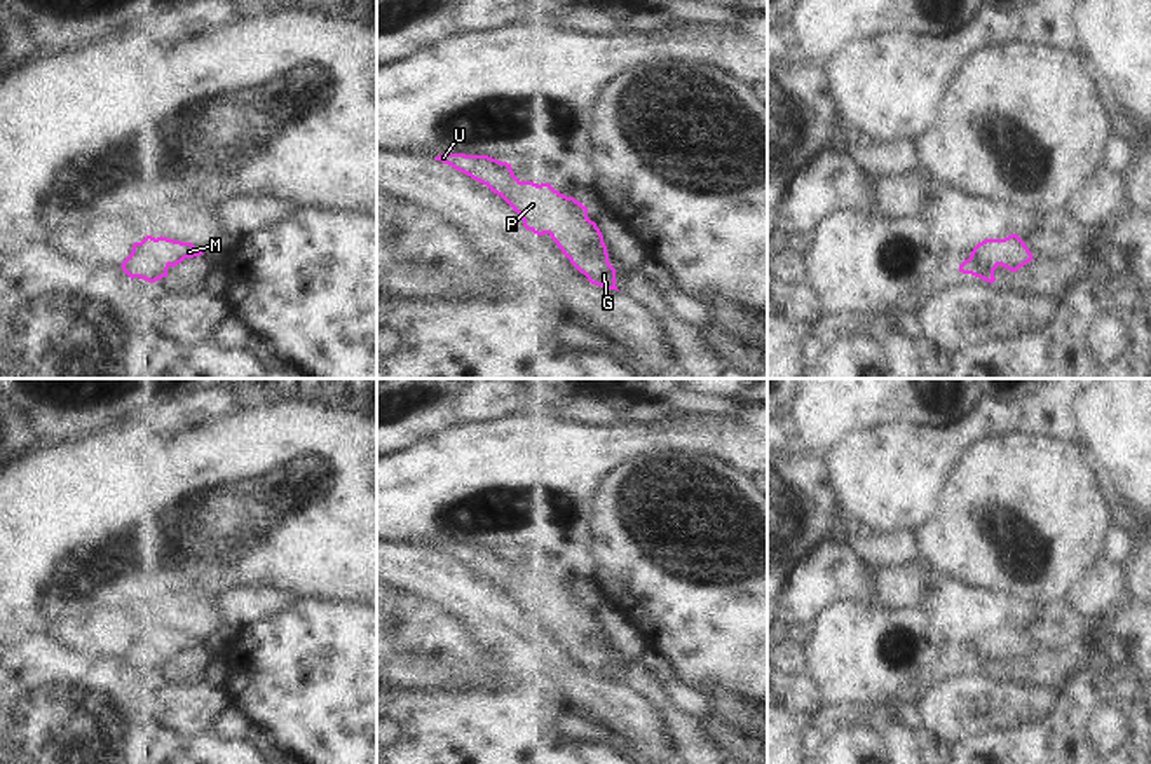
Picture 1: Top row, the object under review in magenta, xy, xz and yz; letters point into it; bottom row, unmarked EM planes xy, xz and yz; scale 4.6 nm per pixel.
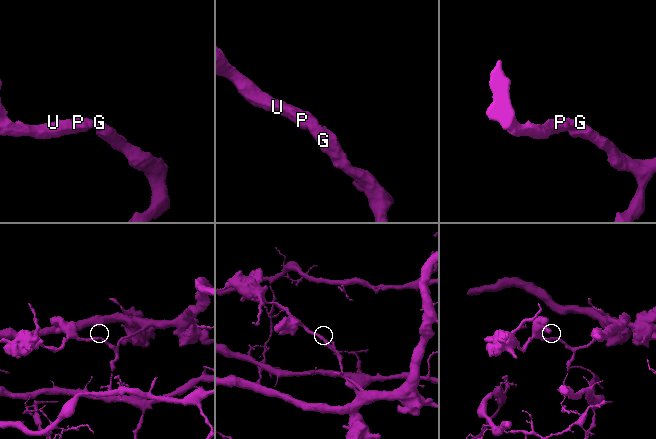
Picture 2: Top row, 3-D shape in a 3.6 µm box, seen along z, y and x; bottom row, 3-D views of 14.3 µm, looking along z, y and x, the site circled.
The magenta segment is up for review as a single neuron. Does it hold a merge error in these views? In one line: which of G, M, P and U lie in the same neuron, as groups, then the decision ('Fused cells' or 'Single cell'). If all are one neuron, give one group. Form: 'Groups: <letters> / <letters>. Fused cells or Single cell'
Groups: G M P U. Single cell.

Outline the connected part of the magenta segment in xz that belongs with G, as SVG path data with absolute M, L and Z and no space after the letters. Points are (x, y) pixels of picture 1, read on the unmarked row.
M441 544L434 548L487 576L501 586L537 626L549 624L570 654L591 675L617 680L603 626L588 609L588 598L555 581L549 574L520 572L511 555L488 546Z

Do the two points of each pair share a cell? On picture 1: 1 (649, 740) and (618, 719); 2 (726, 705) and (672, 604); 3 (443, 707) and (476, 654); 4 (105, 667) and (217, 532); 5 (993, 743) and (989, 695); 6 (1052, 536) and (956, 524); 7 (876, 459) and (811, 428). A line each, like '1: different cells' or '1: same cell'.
1: same cell
2: different cells
3: different cells
4: same cell
5: different cells
6: same cell
7: different cells

